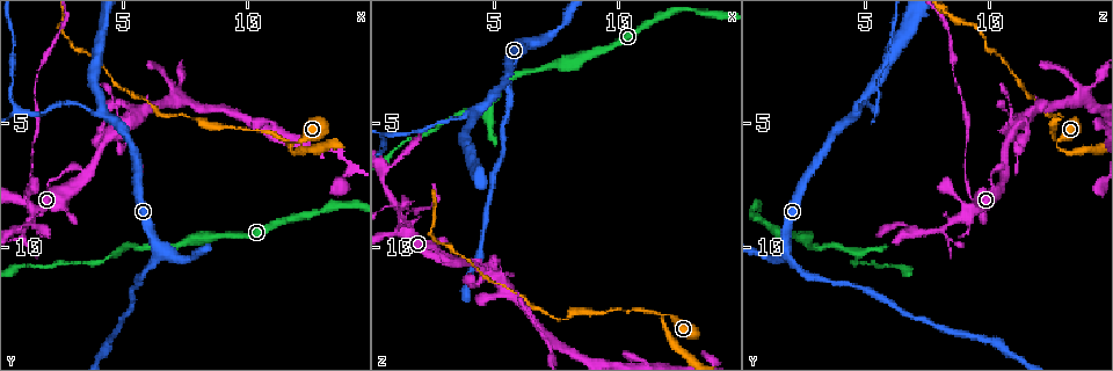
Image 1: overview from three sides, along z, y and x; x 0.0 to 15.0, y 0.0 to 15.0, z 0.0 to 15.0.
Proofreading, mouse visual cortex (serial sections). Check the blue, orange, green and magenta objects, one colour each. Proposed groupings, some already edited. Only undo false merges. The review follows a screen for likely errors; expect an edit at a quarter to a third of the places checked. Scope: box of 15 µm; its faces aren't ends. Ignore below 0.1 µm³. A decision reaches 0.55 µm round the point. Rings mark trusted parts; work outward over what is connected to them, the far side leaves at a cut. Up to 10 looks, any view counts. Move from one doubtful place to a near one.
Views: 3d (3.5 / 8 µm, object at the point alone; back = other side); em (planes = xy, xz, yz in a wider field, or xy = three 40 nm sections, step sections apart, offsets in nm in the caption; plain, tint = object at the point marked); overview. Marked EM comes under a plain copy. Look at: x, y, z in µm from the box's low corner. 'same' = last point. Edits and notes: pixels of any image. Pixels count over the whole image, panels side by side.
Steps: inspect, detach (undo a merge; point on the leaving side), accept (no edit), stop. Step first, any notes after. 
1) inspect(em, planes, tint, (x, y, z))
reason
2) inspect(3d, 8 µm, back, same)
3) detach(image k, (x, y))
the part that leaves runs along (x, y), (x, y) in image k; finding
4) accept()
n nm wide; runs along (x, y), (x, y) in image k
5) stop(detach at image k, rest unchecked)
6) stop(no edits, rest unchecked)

inspect(em, xy, step 5, tint, (12.0, 5.8, 12.8))
three-way junction

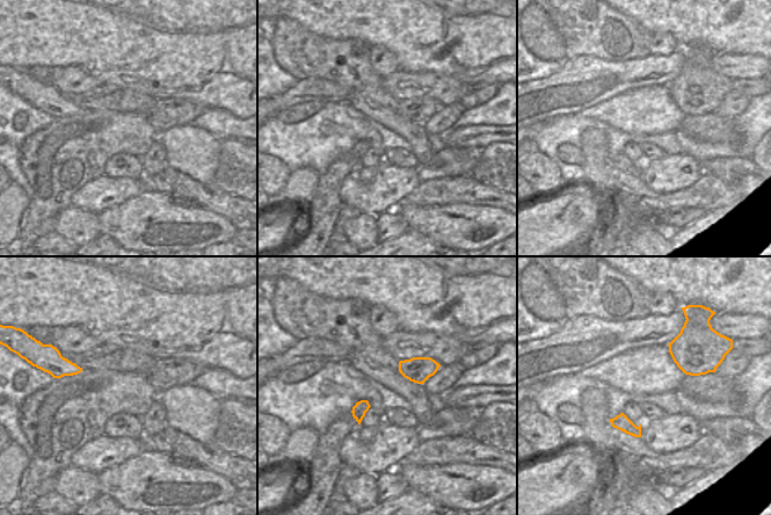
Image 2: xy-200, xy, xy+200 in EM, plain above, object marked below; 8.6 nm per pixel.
inspect(3d, 3.5 µm, same)

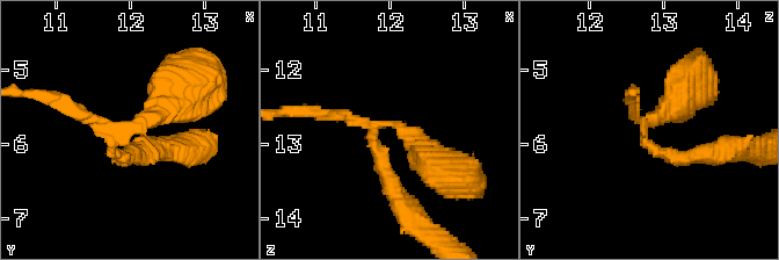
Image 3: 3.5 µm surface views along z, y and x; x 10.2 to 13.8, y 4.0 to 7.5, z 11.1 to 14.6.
detach(image 3, (78, 113))
3 arms; arms of 150, 200, 400 nm; the part that leaves runs along (110, 128), (57, 100), (31, 93) in image 3; two cells meet here

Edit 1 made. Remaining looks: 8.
inspect(3d, 3.5 µm, back, (4.9, 5.1, 11.2))
thick turns thin

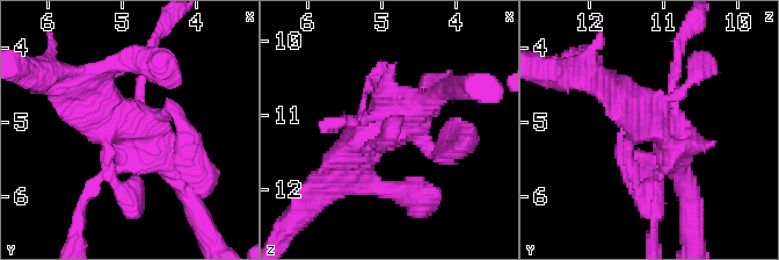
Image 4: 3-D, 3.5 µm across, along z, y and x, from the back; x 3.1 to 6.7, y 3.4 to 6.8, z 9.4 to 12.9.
accept()
runs along (184, 187), (128, 123), (81, 95) in image 4; all the same cell

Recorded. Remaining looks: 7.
inspect(3d, 8 µm, (4.2, 4.6, 4.6))
two arms in line, one across

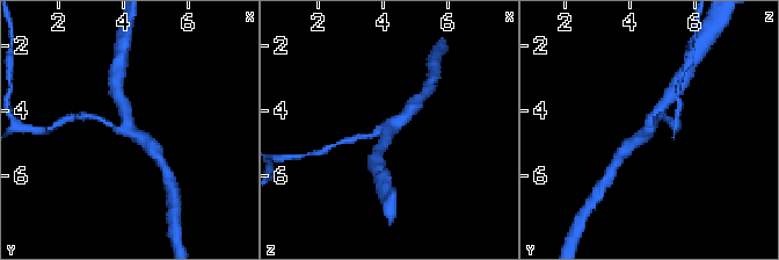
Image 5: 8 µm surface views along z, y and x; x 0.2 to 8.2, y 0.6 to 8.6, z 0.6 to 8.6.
inspect(3d, 3.5 µm, back, (4.1, 4.5, 4.6))
zoom in

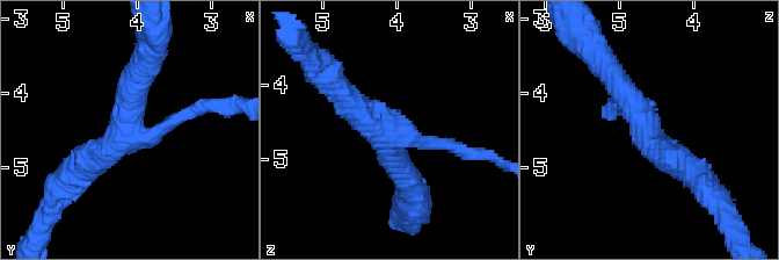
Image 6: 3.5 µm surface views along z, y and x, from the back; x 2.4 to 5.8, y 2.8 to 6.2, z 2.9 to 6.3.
inspect(em, xy, step 1, tint, (4.15, 4.60, 4.60))
3 arms; arms of 150, 350, 350 nm

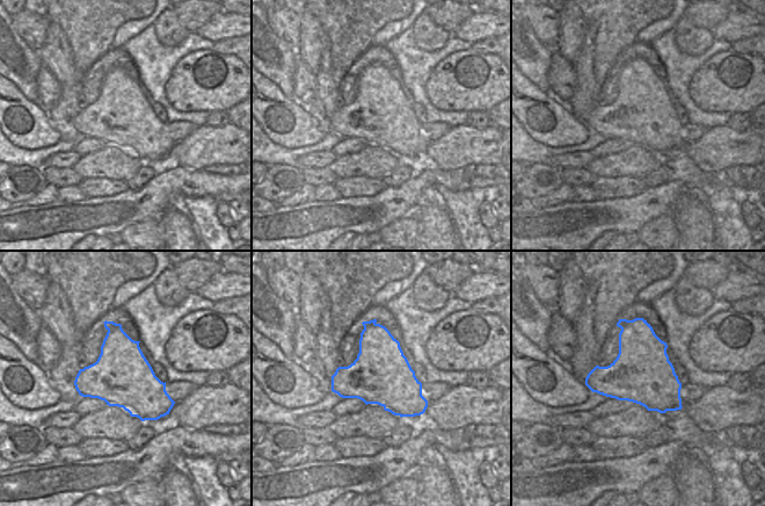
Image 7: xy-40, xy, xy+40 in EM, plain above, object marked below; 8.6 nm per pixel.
accept()
runs along (692, 172), (653, 146), (609, 69) in image 6; continuous, no second cell

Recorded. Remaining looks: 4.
inspect(3d, 8 µm, back, (4.3, 10.5, 4.7))
sharp bend

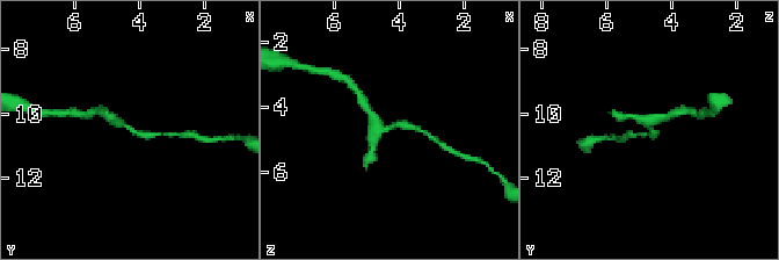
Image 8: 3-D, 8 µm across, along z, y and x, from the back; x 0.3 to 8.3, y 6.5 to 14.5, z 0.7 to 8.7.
inspect(3d, 3.5 µm, back, (4.3, 10.4, 4.6))
closer look

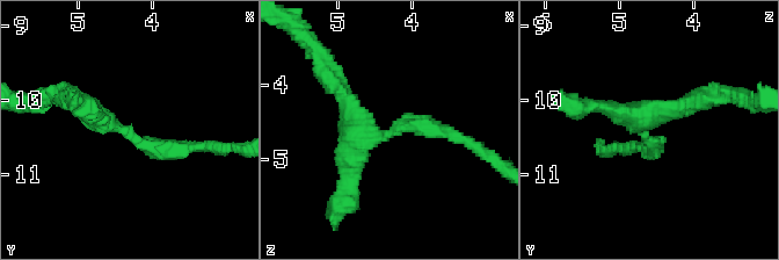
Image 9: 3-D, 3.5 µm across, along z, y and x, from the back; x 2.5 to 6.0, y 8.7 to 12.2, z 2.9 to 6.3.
inspect(em, xy, step 3, tint, (4.35, 10.35, 4.70))

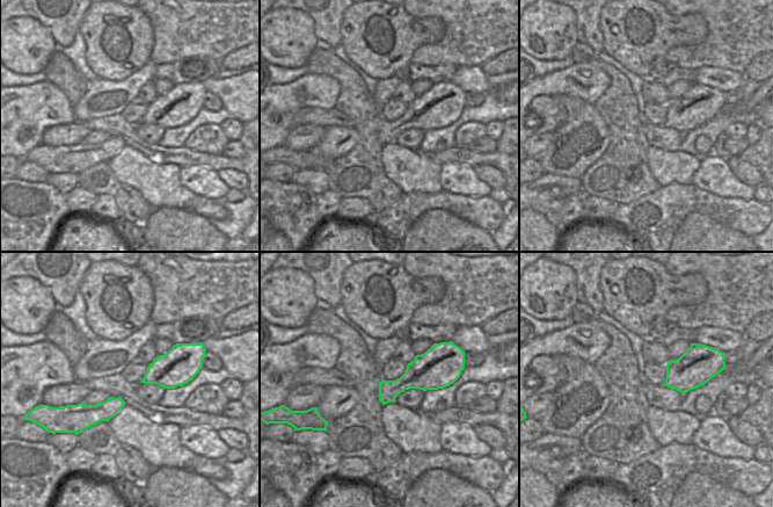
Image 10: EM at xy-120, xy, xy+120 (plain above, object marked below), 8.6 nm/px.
accept()
runs along (80, 100), (140, 143), (190, 146) in image 9; one cell here

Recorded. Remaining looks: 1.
stop(detach at image 3, rest unchecked)

